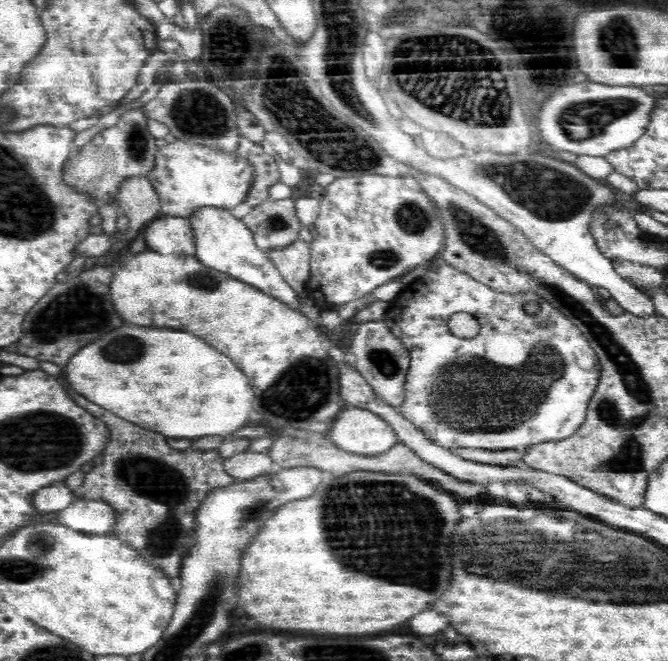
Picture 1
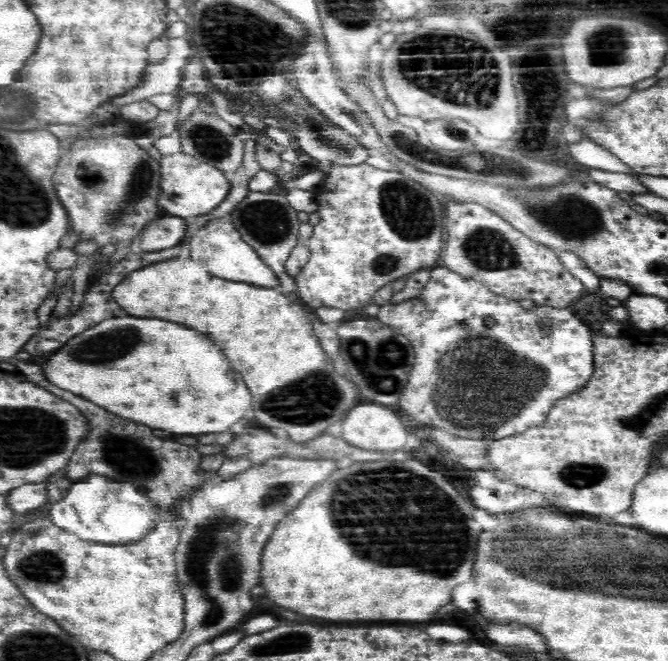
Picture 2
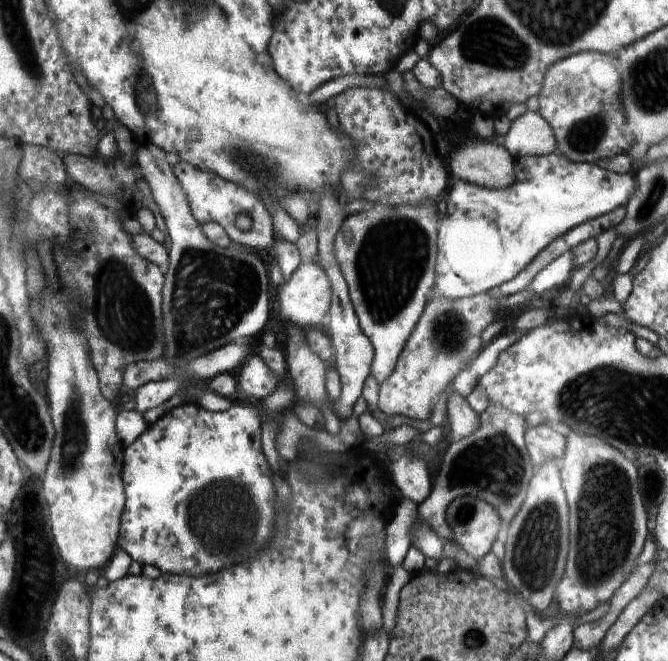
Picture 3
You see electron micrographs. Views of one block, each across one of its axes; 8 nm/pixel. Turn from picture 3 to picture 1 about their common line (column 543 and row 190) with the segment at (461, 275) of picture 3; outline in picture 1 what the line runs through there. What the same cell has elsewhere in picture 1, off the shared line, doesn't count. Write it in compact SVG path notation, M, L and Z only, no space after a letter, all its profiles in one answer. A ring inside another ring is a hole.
M176 139L159 147L155 154L155 165L147 177L160 197L164 214L189 218L198 207L232 209L244 202L254 182L254 174L254 166L238 153Z

